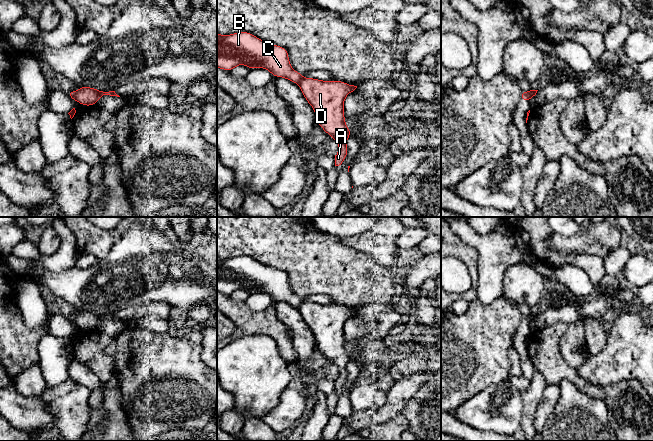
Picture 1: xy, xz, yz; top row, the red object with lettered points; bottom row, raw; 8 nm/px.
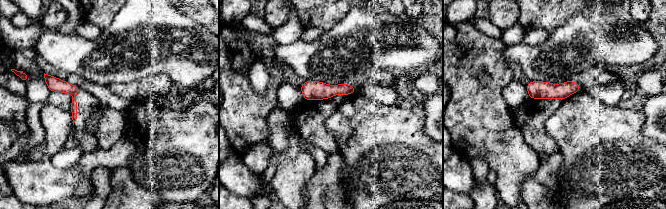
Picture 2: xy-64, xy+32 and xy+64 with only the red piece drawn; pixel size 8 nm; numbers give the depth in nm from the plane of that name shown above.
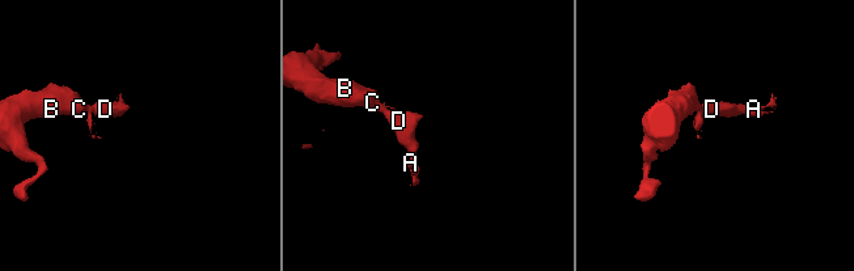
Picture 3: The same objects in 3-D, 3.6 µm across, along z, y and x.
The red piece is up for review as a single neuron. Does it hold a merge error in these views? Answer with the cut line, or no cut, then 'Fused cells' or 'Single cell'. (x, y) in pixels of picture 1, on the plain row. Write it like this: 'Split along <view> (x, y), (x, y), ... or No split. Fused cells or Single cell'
Split along xz (302, 301), (298, 307). Fused cells

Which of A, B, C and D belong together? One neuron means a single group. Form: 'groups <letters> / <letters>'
groups A D / B C

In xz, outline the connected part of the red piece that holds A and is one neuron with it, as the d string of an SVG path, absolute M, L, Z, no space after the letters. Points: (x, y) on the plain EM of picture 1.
M302 302L298 309L314 333L319 350L338 367L335 390L341 389L348 377L346 365L351 360L350 352L345 348L344 324L357 310L315 302Z

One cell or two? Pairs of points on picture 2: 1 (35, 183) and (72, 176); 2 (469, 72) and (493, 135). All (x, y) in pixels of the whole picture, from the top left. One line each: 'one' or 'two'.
1: one
2: one

